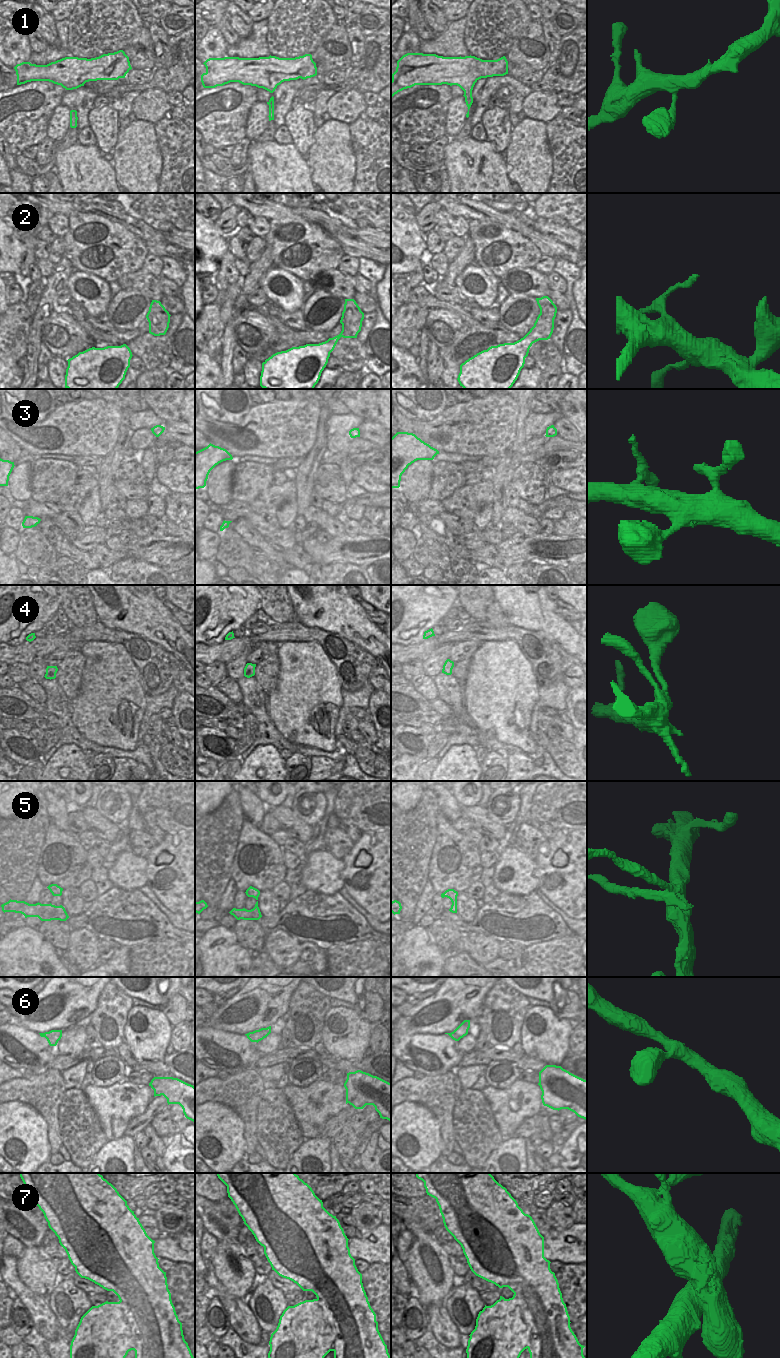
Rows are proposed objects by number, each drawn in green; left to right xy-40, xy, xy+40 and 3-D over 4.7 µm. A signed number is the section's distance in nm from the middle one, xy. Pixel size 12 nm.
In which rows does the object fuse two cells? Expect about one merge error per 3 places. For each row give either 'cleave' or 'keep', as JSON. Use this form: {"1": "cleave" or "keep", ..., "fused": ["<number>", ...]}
{"1": "keep", "2": "cleave", "3": "keep", "4": "keep", "5": "cleave", "6": "keep", "7": "cleave", "fused": ["2", "5", "7"]}

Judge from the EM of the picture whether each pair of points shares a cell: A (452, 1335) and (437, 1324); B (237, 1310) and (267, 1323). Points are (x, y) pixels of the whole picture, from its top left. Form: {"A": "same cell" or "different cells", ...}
{"A": "same cell", "B": "different cells"}

